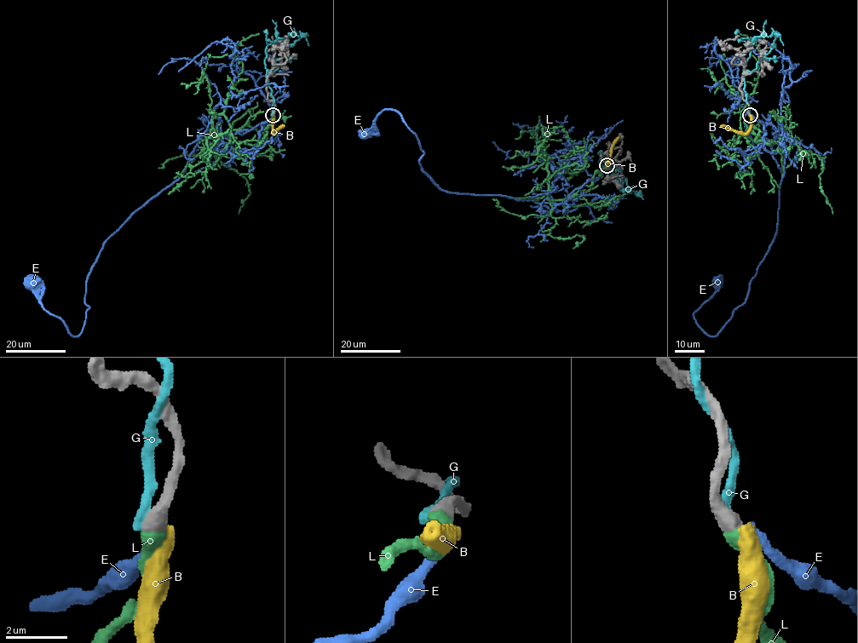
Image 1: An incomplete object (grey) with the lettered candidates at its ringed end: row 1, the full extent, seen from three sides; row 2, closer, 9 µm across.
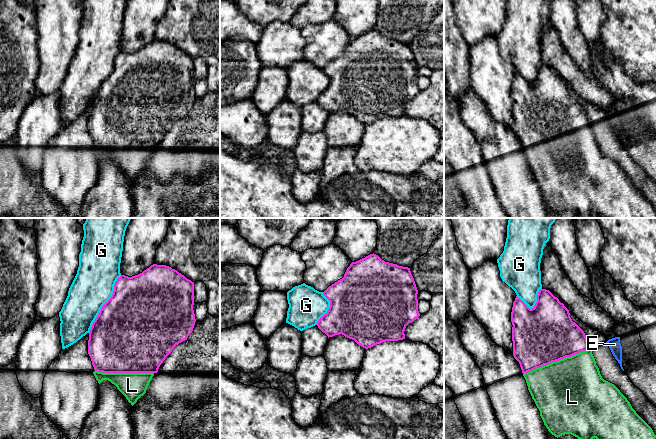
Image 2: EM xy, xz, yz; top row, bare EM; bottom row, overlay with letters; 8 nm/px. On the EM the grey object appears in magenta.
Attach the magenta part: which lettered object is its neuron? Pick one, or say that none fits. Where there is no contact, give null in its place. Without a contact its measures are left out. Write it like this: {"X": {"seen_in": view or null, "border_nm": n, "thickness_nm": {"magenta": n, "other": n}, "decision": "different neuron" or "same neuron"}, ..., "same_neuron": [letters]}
{"B": {"seen_in": null, "decision": "different neuron"}, "E": {"seen_in": null, "decision": "different neuron"}, "G": {"seen_in": "xy", "border_nm": 550, "thickness_nm": {"magenta": 500, "other": 320}, "decision": "different neuron"}, "L": {"seen_in": "yz", "border_nm": 550, "thickness_nm": {"magenta": 460, "other": 480}, "decision": "same neuron"}, "same_neuron": ["L"]}

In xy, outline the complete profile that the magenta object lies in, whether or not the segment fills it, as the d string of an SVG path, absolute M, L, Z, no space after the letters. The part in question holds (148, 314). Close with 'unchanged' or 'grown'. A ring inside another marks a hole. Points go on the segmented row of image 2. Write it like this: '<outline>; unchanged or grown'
M153 264L138 275L121 275L115 282L111 298L102 306L89 332L88 354L98 383L110 381L133 406L146 393L152 377L174 347L192 333L196 322L193 305L194 282L169 266Z; grown

